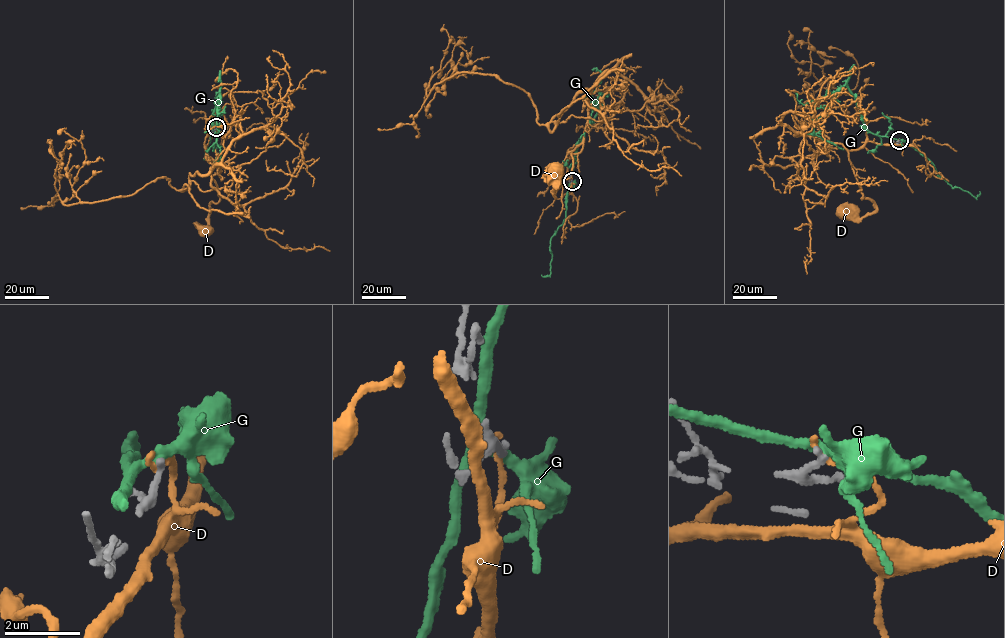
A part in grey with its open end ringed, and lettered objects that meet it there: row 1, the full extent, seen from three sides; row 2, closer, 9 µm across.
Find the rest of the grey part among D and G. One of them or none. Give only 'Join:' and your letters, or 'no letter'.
Join: no letter

